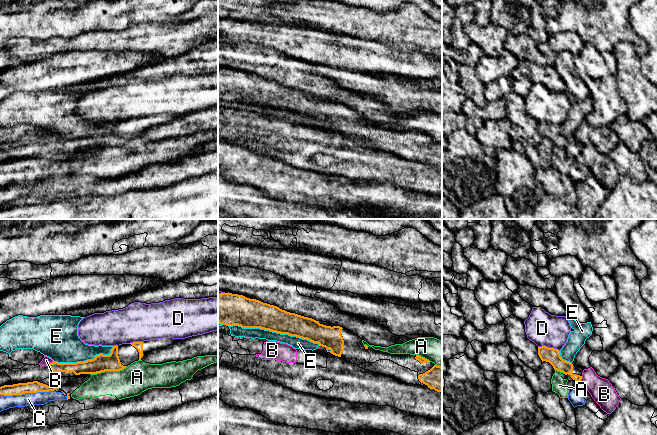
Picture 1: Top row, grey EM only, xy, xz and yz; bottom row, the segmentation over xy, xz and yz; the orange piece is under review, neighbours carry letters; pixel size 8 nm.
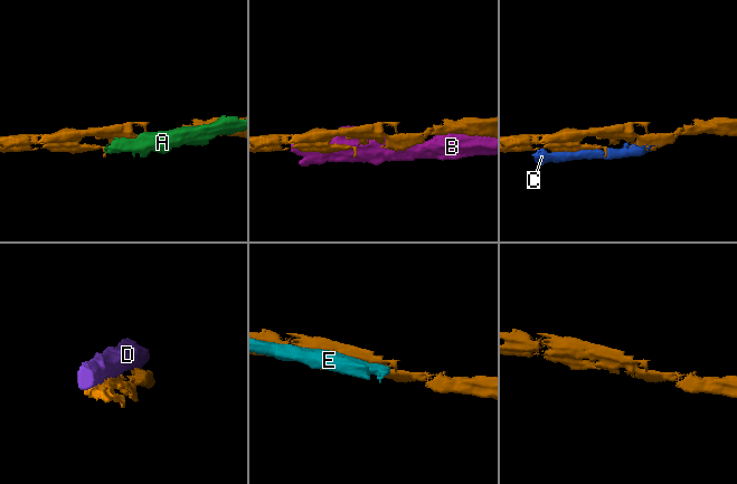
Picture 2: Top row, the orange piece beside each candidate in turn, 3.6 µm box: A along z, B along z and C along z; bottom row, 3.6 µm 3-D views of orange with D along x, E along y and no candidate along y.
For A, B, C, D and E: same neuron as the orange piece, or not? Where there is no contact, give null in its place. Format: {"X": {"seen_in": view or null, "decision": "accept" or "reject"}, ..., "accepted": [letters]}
{"A": {"seen_in": "xy", "decision": "reject"}, "B": {"seen_in": "yz", "decision": "reject"}, "C": {"seen_in": "xy", "decision": "reject"}, "D": {"seen_in": "yz", "decision": "reject"}, "E": {"seen_in": "xz", "decision": "reject"}, "accepted": []}

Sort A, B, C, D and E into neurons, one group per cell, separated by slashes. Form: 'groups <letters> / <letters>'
groups A C / B / D / E

